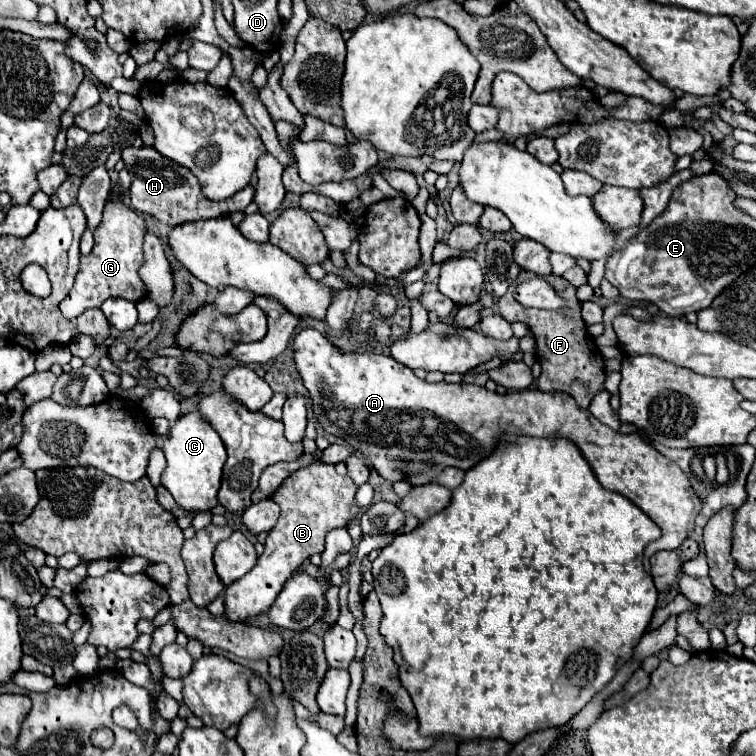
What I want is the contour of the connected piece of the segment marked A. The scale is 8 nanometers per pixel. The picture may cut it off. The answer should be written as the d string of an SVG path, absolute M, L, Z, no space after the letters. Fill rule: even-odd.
M311 328L301 330L293 338L293 350L295 350L293 352L295 366L303 378L305 388L309 390L319 426L333 436L341 436L349 446L365 454L371 460L373 468L389 482L397 482L403 478L413 486L419 486L429 482L433 476L437 476L445 466L457 466L469 470L479 460L491 454L493 432L499 430L505 430L511 436L527 434L539 438L567 438L579 446L583 456L589 460L597 480L607 490L619 492L625 498L629 498L663 530L663 536L651 542L644 551L643 565L649 574L651 556L659 550L679 548L683 540L689 536L689 532L695 528L695 518L703 506L703 500L693 490L687 474L673 460L669 460L653 446L649 446L639 432L621 434L617 430L607 428L587 408L577 406L577 402L571 400L571 396L567 396L565 392L541 392L535 388L523 392L497 394L475 384L445 384L445 382L429 384L417 378L411 368L399 364L391 356L341 352L333 348L333 344L321 332ZM417 436L425 438L425 446L417 444L415 440Z

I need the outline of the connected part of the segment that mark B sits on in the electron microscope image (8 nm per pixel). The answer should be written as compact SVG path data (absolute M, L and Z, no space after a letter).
M315 460L291 474L273 496L273 500L281 506L281 516L275 528L267 534L265 552L259 556L251 572L225 588L225 616L231 616L231 620L245 620L267 612L283 584L297 572L297 568L311 554L323 552L327 532L347 528L349 522L363 512L363 508L355 502L355 492L355 482L349 476L339 476L335 472L335 464L327 464L323 460Z

